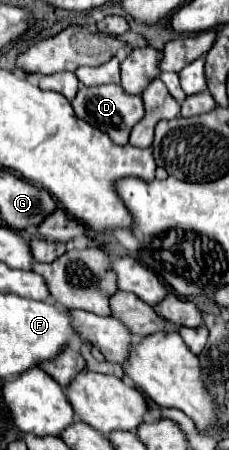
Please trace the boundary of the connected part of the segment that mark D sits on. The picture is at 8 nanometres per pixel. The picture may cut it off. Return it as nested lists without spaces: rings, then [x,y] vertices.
[[[100,85],[100,87],[80,87],[76,99],[72,101],[76,117],[84,119],[92,127],[110,135],[116,145],[126,145],[132,127],[144,117],[144,103],[142,97],[128,95],[122,85]]]

